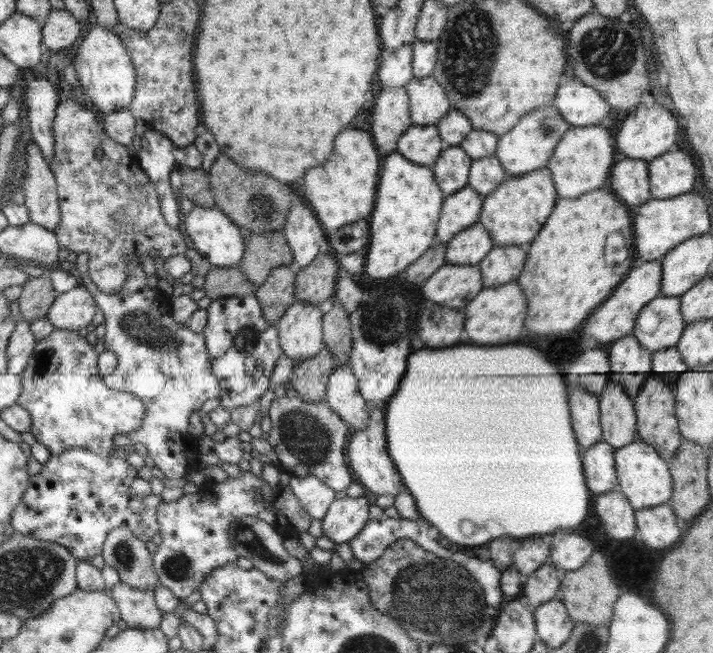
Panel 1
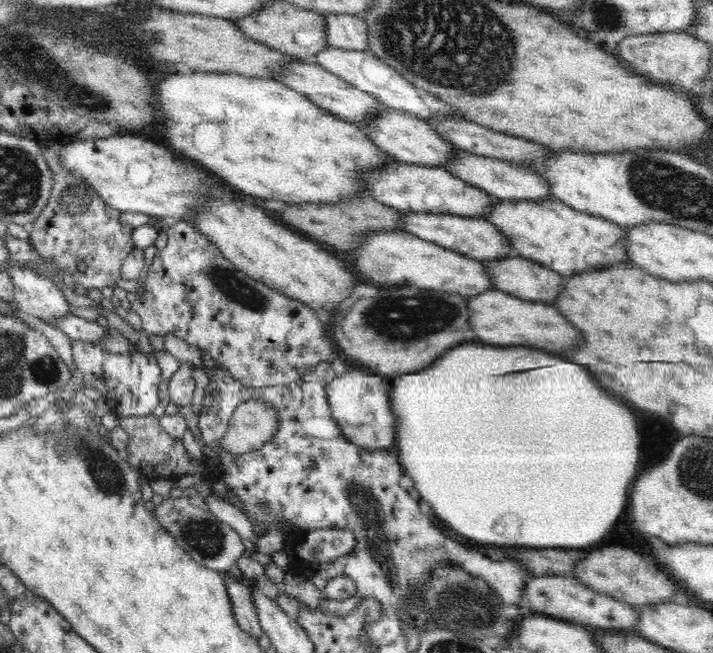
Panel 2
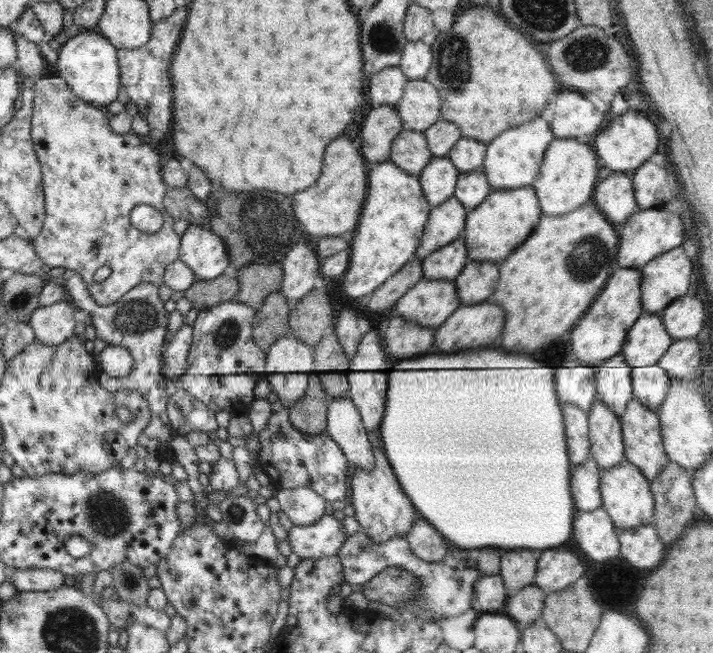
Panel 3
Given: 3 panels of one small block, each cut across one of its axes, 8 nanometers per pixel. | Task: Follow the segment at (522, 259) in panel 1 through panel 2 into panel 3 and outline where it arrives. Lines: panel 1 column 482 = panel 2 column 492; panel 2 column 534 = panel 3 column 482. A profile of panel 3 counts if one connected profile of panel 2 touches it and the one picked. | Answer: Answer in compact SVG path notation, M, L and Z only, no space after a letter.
M468 260L462 272L454 279L459 301L466 306L482 303L482 300L494 294L498 279L498 264Z

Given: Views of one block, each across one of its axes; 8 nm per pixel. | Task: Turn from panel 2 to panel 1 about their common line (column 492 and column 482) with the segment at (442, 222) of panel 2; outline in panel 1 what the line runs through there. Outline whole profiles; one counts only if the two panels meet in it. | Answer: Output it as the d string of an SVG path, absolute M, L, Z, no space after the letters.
M476 222L457 232L446 244L446 264L477 265L496 246L486 227Z

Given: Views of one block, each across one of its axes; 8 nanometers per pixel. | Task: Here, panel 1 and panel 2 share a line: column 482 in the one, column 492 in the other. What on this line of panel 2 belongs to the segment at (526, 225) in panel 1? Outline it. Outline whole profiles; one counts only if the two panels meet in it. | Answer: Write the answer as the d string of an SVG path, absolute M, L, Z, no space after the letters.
M501 199L491 204L485 219L492 223L521 256L566 278L614 263L632 263L625 251L625 232L618 224L570 208L560 199L539 201Z

